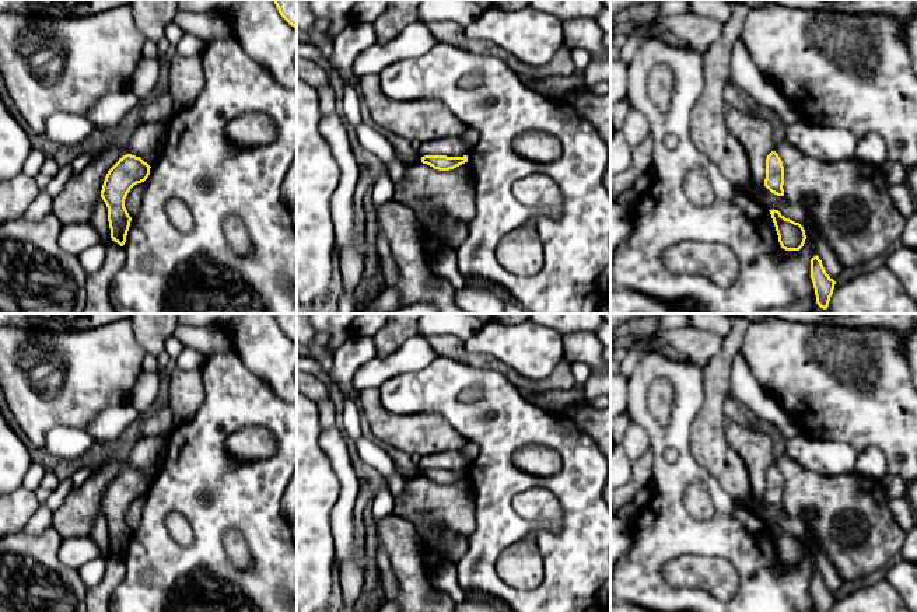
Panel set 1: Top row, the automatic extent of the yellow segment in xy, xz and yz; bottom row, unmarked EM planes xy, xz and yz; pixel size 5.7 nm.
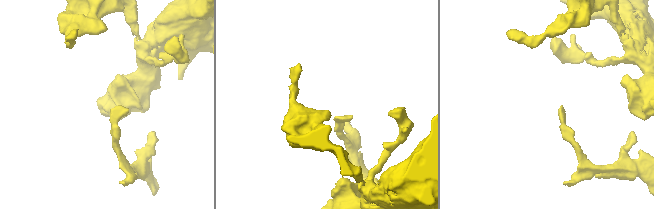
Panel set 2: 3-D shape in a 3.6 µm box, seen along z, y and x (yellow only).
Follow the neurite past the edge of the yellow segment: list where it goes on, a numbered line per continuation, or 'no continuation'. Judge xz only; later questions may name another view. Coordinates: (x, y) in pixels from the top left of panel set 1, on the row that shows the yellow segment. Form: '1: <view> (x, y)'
no continuation

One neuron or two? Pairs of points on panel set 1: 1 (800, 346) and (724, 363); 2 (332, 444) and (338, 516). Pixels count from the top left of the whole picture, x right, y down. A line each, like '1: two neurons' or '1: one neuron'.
1: two neurons
2: one neuron

